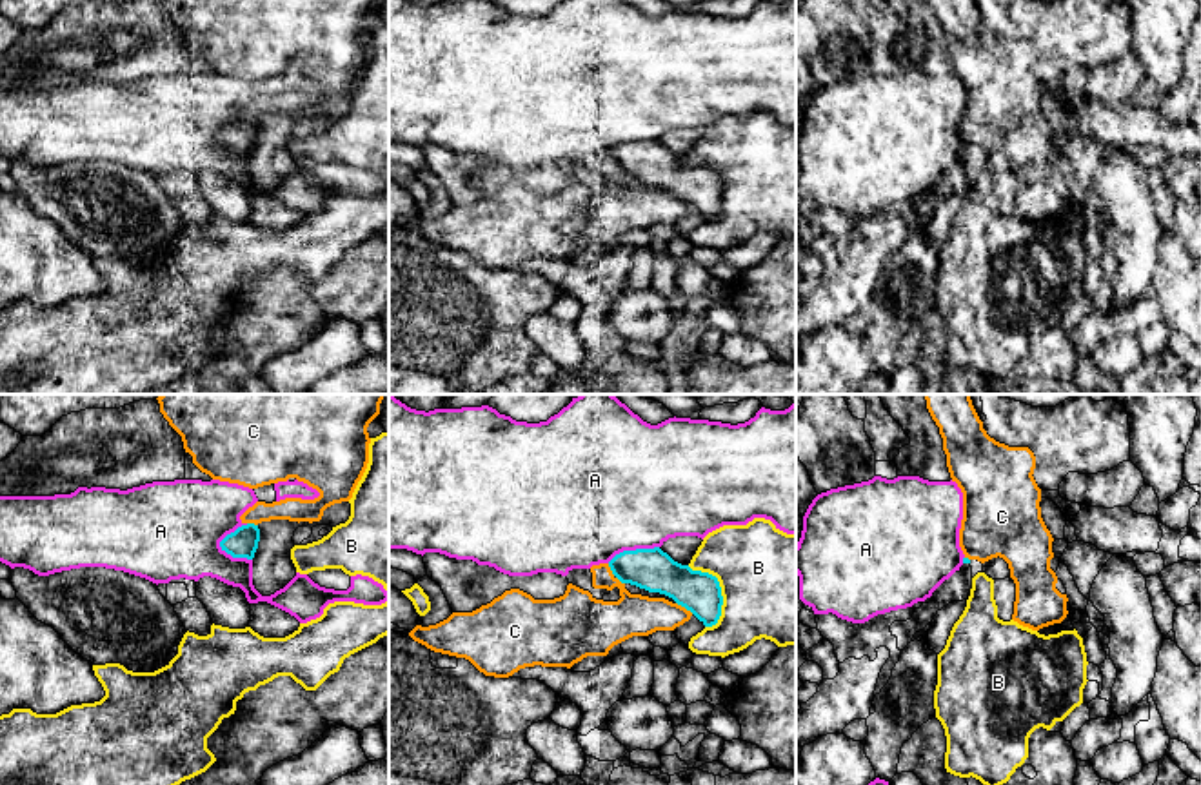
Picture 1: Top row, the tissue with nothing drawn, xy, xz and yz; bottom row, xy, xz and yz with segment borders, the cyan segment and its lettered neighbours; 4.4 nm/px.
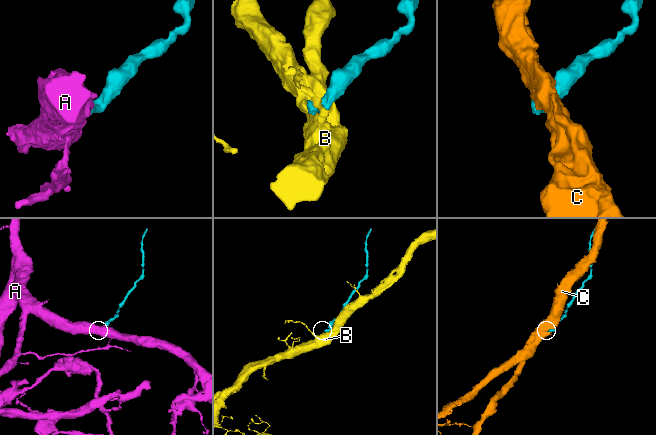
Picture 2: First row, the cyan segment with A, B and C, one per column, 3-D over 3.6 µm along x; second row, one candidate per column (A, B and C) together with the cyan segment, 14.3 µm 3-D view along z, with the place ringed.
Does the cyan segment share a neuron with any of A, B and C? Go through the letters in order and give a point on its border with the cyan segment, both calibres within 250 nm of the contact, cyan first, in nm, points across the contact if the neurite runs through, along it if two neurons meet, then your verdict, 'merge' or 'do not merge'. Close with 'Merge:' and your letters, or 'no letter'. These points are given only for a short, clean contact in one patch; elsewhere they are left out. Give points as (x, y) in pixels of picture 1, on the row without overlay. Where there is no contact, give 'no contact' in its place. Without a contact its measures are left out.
A: meets cyan in xy at (226, 129); 130 nm thick on the cyan side, 440 nm on the other; border along xy (248, 117), (242, 117), (220, 135), (233, 151); do not merge
B: meets cyan in xz at (720, 182); 190 nm thick on the cyan side, 480 nm on the other; do not merge
C: meets cyan in xz at (615, 168); 190 nm thick on the cyan side, 240 nm on the other; do not merge
Merge: no letter

